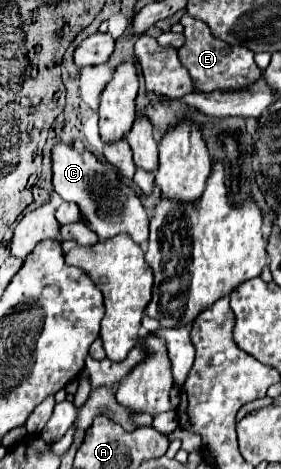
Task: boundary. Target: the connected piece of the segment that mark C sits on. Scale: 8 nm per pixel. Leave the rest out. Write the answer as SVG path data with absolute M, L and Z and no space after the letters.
M57 143L53 147L53 185L63 201L75 201L81 209L83 223L99 235L101 241L115 235L127 233L137 245L143 245L149 237L149 217L135 195L135 191L125 185L109 163L97 161L89 151L77 153L67 143Z

